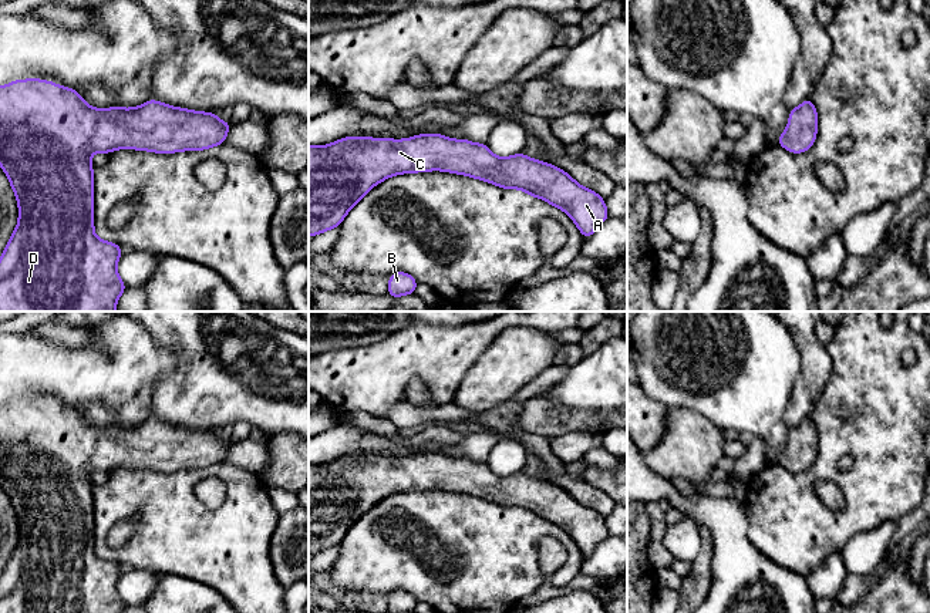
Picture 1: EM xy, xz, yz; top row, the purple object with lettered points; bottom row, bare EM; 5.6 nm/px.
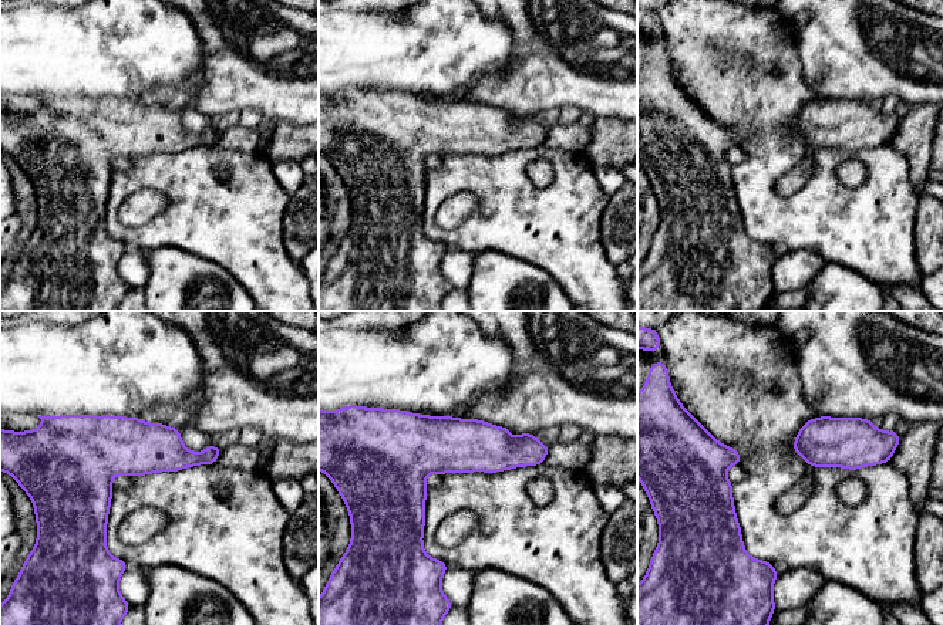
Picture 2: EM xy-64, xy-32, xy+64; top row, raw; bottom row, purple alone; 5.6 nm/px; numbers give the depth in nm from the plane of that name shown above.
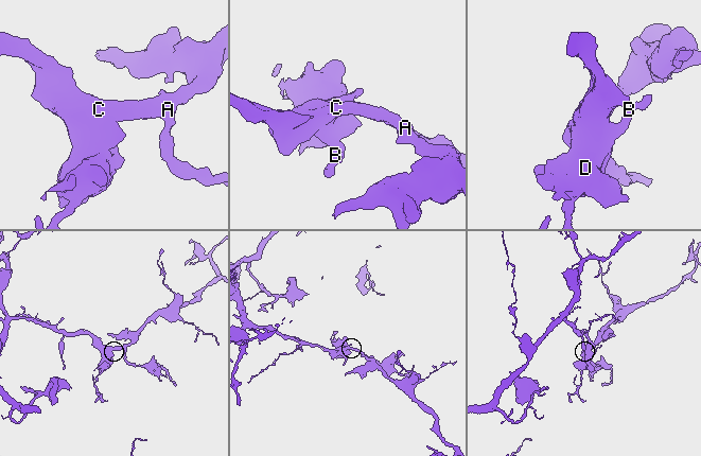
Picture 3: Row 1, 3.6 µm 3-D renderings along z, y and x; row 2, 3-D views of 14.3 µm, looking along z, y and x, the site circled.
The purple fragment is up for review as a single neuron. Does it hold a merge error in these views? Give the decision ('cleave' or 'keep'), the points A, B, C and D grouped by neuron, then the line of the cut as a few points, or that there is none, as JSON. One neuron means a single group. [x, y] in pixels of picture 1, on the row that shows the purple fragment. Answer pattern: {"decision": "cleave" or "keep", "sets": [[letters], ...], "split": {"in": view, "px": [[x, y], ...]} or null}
{"decision": "keep", "sets": [["A", "B", "C", "D"]], "split": null}

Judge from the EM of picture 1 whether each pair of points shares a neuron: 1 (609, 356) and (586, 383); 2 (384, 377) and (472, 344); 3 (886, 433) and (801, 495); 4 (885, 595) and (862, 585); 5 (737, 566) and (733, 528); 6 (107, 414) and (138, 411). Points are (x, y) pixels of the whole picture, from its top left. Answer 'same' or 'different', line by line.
1: same
2: same
3: same
4: different
5: same
6: same

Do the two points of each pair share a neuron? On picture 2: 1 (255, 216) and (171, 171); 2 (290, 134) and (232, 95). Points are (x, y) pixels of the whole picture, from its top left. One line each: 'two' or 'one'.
1: one
2: two

